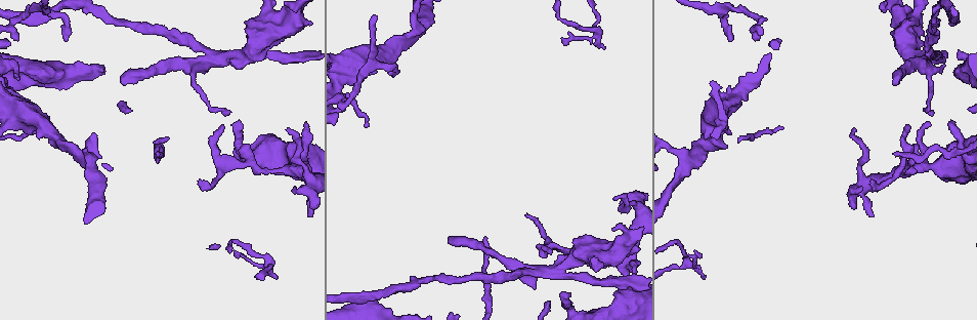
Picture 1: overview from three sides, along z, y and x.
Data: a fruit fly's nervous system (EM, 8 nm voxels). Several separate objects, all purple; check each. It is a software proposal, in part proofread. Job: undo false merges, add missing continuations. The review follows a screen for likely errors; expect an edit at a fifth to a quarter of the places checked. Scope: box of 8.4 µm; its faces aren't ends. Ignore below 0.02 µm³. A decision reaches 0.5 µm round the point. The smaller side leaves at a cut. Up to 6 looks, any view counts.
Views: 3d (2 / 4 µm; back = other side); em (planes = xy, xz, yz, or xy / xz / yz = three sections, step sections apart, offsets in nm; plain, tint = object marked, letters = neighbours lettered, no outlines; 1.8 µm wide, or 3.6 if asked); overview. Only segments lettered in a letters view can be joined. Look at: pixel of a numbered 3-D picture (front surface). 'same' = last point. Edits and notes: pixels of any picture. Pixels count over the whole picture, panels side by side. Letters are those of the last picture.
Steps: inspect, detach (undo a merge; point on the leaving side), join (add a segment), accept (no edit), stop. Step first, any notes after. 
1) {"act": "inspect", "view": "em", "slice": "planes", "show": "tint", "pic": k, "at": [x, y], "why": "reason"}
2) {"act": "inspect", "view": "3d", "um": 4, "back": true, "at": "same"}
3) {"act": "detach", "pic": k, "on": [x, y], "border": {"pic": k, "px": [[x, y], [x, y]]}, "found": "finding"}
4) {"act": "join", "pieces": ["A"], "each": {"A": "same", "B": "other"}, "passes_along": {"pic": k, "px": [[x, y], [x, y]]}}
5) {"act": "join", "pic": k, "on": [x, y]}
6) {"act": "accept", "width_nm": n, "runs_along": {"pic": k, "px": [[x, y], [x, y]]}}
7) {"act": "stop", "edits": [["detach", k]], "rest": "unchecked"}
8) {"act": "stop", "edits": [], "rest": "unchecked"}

{"act": "inspect", "view": "3d", "um": 2, "back": true, "pic": 1, "at": [292, 168], "why": "three arms meet"}

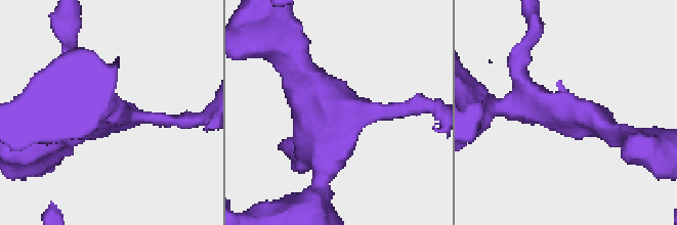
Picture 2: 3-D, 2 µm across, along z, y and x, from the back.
{"act": "inspect", "view": "em", "um": 3.6, "slice": "xy", "step": 4, "show": "tint", "pic": 2, "at": [335, 123]}

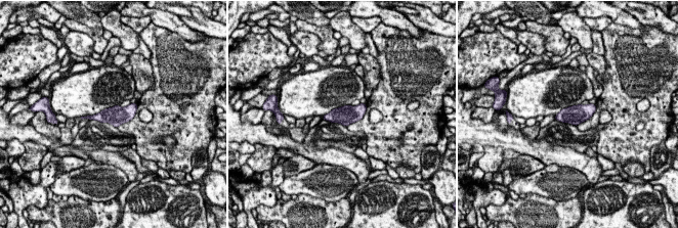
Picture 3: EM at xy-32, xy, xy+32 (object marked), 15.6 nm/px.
{"act": "inspect", "view": "em", "um": 3.6, "slice": "planes", "show": "letters", "at": "same", "why": "cut it another way"}

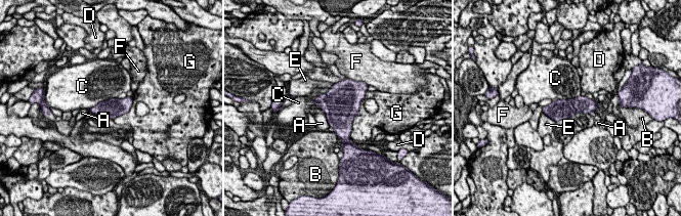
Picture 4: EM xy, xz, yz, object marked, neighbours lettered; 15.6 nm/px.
{"act": "accept", "width_nm": 300, "longest_contact_nm": ["G", 850], "each": {"A": "other", "B": "other", "C": "other", "D": "other", "E": "other", "F": "other", "G": "other"}, "found": "one cell here"}

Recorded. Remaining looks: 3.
{"act": "inspect", "view": "3d", "um": 4, "pic": 1, "at": [952, 72]}

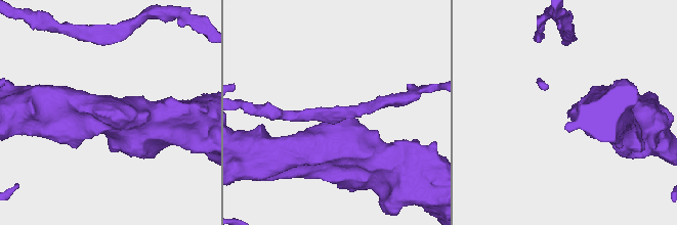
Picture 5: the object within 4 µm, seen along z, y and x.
{"act": "inspect", "view": "em", "um": 3.6, "slice": "planes", "show": "letters", "pic": 5, "at": [567, 111]}

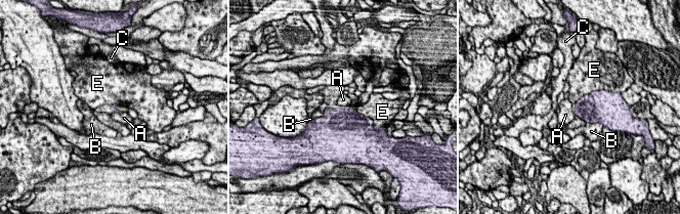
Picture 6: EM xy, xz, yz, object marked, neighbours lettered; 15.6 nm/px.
{"act": "join", "pieces": ["C"], "longest_contact_nm": ["E", 480], "each": {"A": "other", "B": "other", "C": "same", "E": "other"}, "passes_along": {"pic": 6, "px": [[113, 108], [111, 108], [121, 109]]}, "found": "the cell continues"}

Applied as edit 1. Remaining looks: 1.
{"act": "stop", "edits": [["join", 6]], "rest": "unchecked"}

